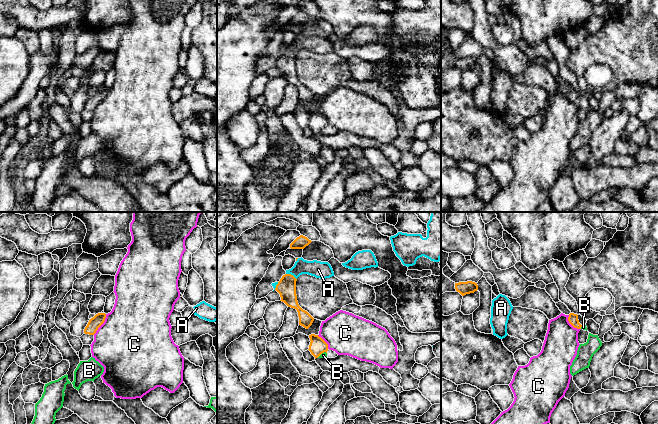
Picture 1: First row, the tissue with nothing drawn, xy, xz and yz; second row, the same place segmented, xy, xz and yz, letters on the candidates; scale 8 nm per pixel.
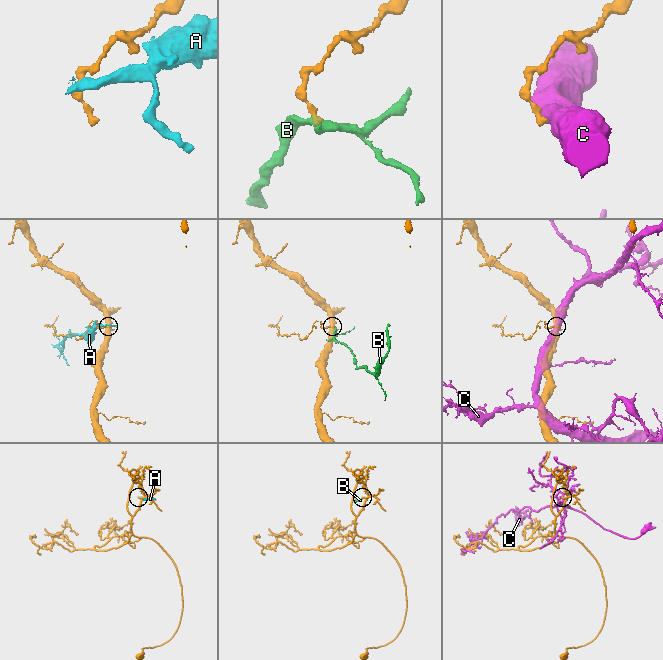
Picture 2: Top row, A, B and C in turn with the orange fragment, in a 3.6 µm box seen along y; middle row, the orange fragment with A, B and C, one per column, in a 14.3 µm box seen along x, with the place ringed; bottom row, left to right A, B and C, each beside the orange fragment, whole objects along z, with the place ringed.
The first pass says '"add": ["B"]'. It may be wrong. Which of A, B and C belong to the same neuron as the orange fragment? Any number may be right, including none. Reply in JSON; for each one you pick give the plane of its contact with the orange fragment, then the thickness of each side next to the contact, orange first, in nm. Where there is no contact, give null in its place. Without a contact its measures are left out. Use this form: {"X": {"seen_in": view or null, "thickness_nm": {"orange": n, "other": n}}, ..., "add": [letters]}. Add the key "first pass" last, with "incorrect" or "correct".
{"add": [], "first pass": "incorrect"}

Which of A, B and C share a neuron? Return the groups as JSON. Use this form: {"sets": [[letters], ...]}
{"sets": [["A"], ["B"], ["C"]]}

